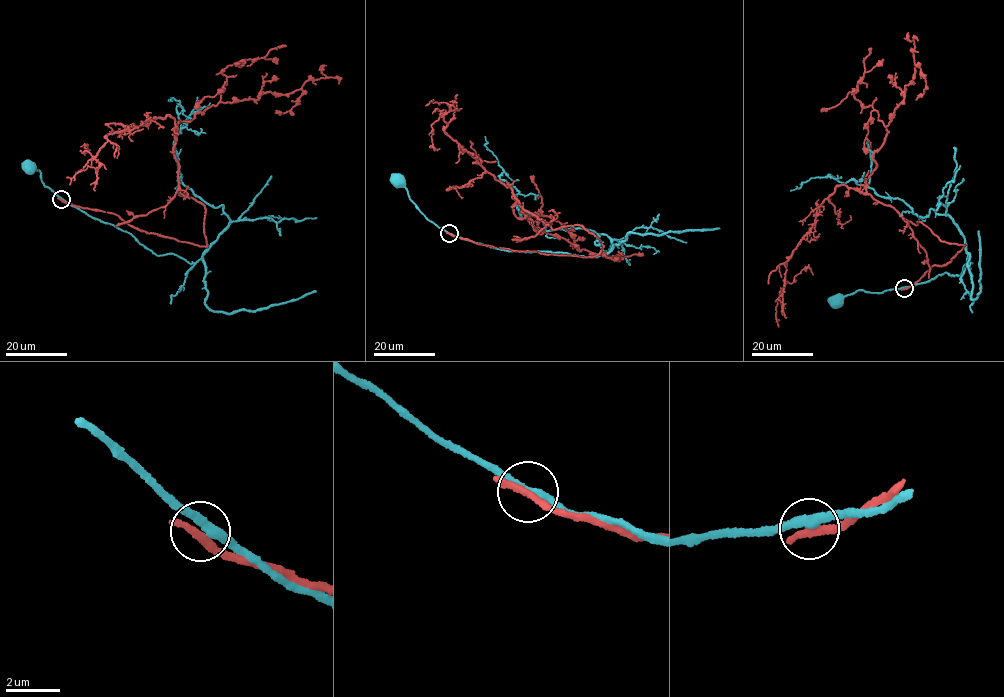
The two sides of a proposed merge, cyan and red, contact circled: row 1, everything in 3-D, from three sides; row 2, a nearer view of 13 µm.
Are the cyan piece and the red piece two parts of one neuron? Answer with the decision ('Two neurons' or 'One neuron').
Two neurons

